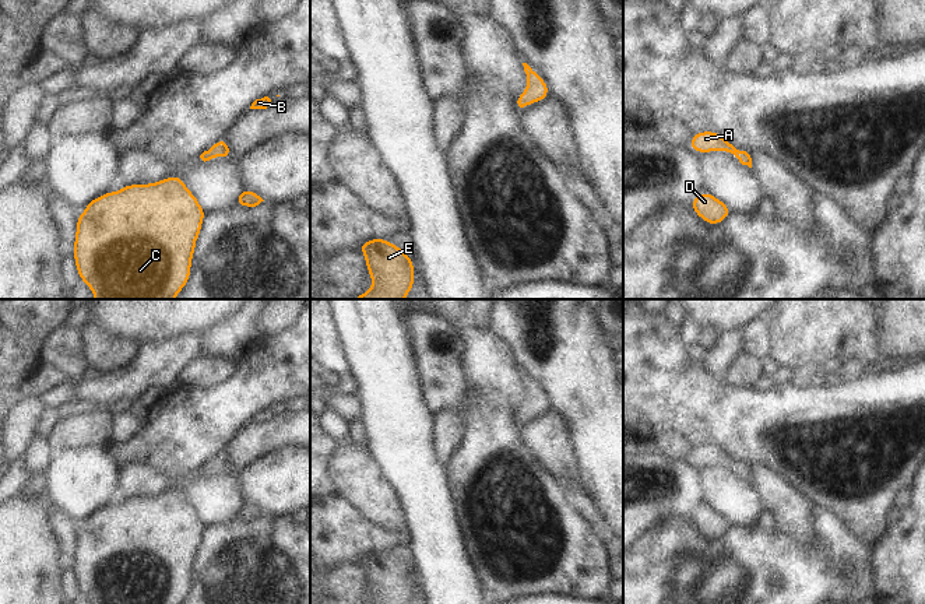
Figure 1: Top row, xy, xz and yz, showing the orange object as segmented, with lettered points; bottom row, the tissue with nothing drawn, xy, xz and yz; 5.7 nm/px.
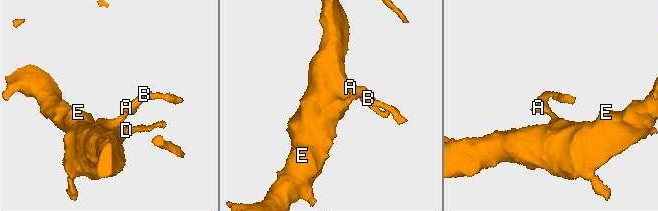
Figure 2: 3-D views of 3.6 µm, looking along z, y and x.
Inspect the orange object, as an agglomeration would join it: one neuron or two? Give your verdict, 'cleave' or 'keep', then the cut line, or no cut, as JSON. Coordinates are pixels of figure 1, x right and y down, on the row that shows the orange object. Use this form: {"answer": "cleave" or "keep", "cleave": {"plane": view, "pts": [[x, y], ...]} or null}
{"answer": "keep", "cleave": null}

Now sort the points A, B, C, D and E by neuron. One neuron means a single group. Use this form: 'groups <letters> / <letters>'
groups A B C D E

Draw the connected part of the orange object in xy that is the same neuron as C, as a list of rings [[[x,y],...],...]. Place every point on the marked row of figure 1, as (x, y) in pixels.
[[[179,176],[106,192],[89,201],[85,211],[75,218],[77,231],[71,252],[78,277],[91,288],[95,299],[175,299],[190,278],[196,239],[205,214]]]

